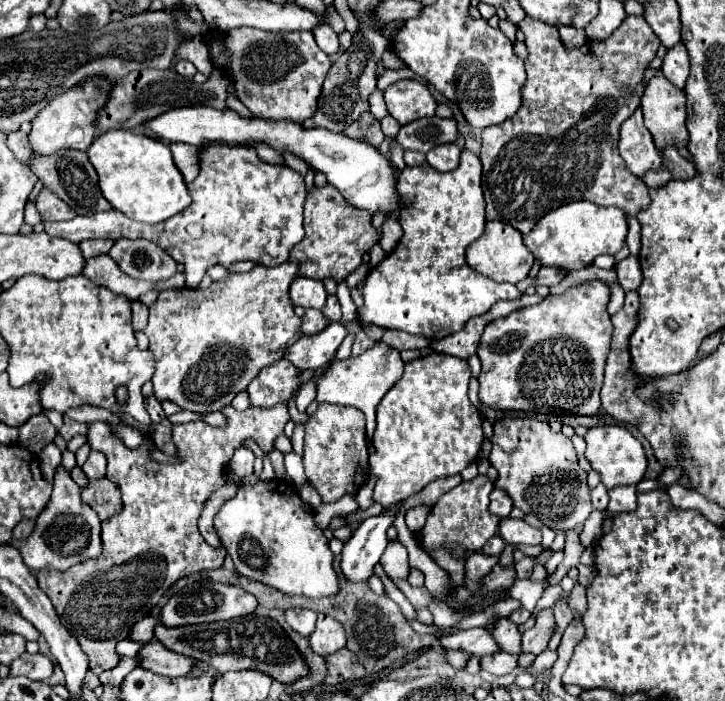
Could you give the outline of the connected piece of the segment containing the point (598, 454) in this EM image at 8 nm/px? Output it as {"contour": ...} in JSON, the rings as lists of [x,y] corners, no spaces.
{"contour":[[[595,426],[585,434],[585,442],[587,442],[585,458],[589,460],[591,468],[595,472],[599,472],[601,482],[609,490],[615,488],[615,486],[629,486],[629,484],[641,482],[641,478],[647,470],[647,458],[645,458],[641,442],[627,428],[621,428],[621,426]]]}

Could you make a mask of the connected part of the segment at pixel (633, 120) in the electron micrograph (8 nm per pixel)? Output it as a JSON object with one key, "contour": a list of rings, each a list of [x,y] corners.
{"contour":[[[637,108],[621,126],[619,154],[625,160],[629,172],[637,178],[643,178],[647,172],[659,170],[663,166],[659,150],[653,144],[653,136],[643,124],[641,108]]]}

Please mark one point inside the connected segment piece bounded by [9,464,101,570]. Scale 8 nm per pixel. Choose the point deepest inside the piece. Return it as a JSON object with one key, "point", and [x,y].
{"point":[68,531]}

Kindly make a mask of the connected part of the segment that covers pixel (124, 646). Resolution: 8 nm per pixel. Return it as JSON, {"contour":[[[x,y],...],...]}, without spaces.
{"contour":[[[122,640],[117,646],[116,650],[120,655],[124,655],[127,657],[135,657],[137,655],[137,650],[139,648],[143,648],[143,644],[139,644],[139,642],[133,642],[133,640]]]}

